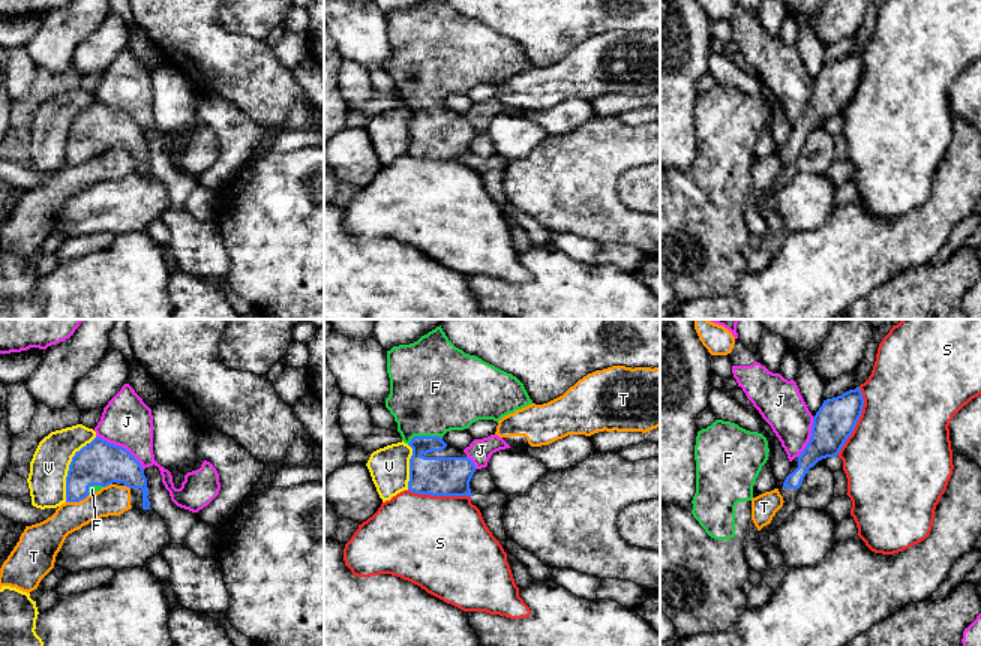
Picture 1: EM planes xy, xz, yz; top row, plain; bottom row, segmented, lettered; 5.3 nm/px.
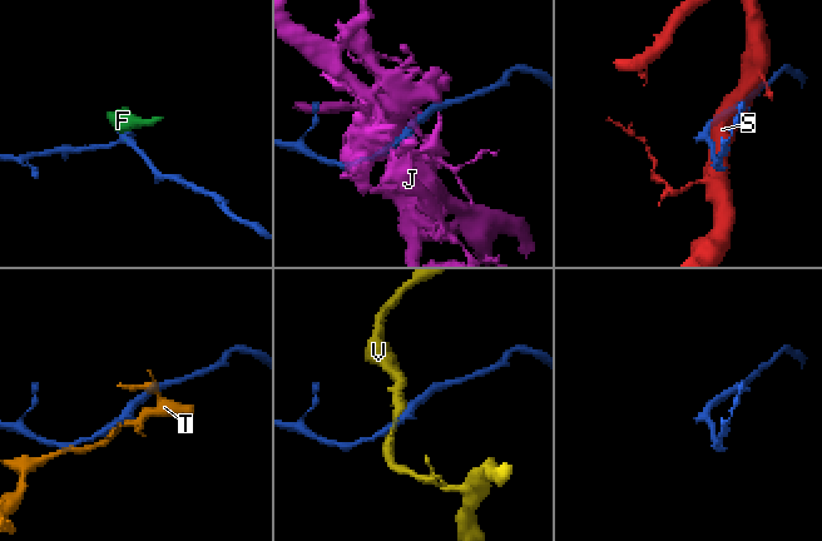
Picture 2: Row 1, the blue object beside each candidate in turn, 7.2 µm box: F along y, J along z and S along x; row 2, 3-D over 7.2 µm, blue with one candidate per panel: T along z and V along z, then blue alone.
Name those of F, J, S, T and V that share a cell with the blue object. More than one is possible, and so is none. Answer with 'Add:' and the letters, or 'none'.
Add: F

